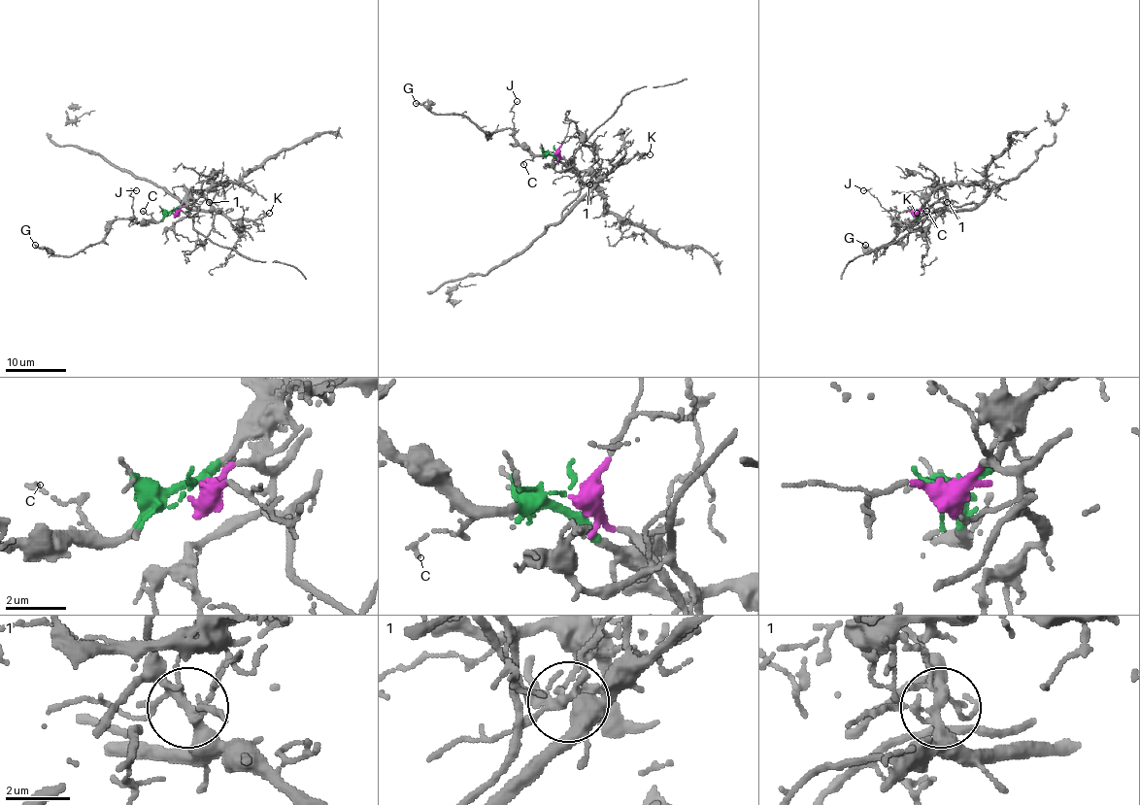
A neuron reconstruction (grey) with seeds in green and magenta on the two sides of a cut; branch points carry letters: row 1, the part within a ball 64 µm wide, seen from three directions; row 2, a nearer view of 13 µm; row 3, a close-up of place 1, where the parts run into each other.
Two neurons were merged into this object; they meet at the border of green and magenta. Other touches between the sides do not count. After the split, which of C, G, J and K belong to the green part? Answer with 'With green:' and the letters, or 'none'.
With green: C, G, J

